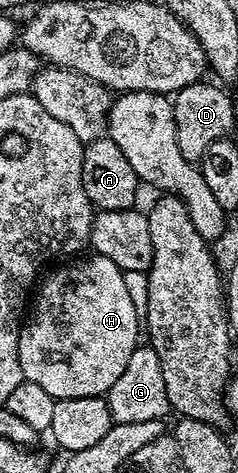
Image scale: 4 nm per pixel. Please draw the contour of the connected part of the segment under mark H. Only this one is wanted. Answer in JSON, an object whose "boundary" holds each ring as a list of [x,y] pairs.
{"boundary":[[[93,252],[92,257],[84,256],[88,255],[57,264],[60,266],[39,282],[18,339],[18,359],[22,363],[24,380],[38,383],[38,387],[58,401],[107,395],[118,375],[126,371],[126,363],[130,363],[130,355],[134,355],[142,337],[142,319],[134,311],[124,270],[101,253]]]}

